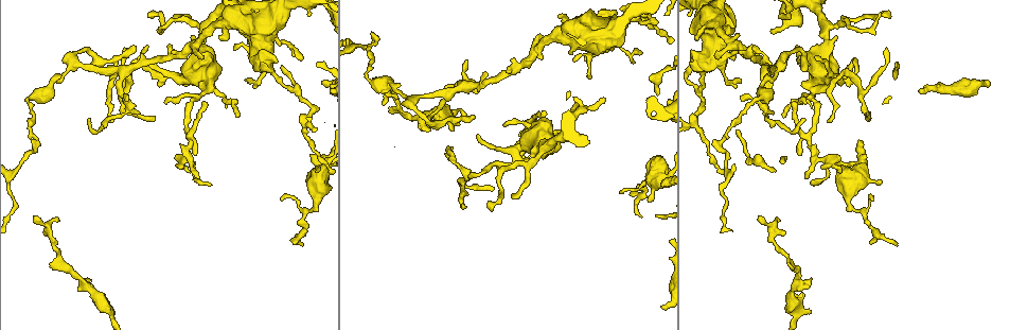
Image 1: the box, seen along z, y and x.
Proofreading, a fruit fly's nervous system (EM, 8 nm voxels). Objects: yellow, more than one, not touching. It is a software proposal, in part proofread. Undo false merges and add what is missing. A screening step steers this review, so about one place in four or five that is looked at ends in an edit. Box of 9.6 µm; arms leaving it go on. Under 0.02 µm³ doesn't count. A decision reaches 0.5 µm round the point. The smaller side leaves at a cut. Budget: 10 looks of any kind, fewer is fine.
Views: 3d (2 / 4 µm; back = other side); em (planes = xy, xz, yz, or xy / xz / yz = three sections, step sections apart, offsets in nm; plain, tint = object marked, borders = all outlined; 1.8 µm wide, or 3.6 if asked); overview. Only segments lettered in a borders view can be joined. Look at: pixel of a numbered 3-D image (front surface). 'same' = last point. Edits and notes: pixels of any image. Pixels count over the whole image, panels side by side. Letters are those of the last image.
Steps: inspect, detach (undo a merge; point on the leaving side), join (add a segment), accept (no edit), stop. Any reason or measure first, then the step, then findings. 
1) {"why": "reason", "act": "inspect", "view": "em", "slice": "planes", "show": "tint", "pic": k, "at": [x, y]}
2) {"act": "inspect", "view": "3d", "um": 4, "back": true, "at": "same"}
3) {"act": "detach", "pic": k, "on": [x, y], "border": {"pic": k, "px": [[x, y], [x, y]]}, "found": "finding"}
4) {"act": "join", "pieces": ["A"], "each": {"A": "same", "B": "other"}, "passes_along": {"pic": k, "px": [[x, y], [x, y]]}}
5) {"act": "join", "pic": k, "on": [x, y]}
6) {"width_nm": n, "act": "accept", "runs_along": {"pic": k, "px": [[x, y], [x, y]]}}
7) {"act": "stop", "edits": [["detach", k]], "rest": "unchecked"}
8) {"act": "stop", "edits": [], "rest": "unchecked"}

{"why": "sharp bend", "act": "inspect", "view": "3d", "um": 2, "back": true, "pic": 1, "at": [389, 83]}

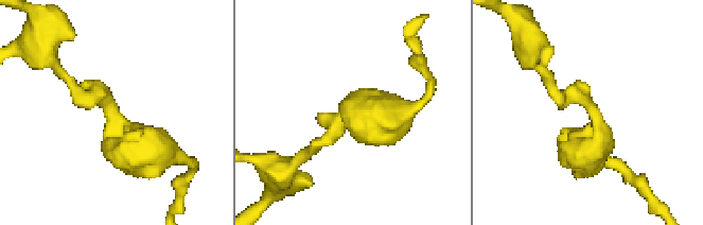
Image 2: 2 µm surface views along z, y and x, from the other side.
{"why": "need the tissue", "act": "inspect", "view": "em", "slice": "planes", "show": "tint", "pic": 2, "at": [347, 106]}

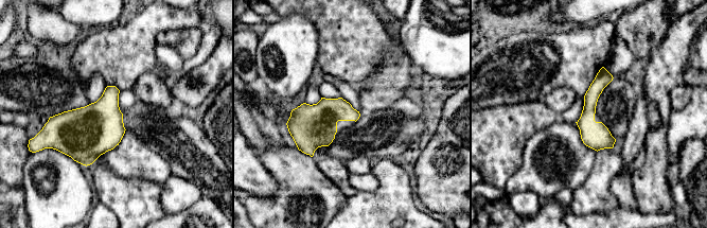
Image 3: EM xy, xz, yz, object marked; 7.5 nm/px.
{"why": "see the neighbours", "act": "inspect", "view": "em", "slice": "planes", "show": "borders", "at": "same"}

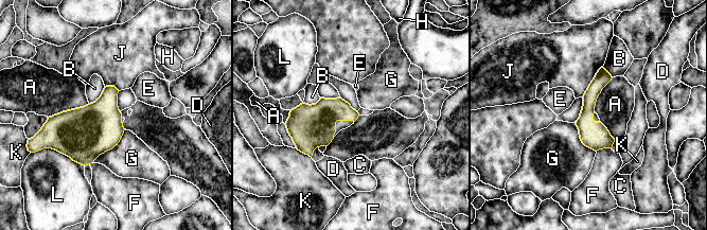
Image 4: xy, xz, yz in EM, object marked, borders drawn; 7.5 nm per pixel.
{"act": "accept", "each": {"A": "other", "B": "other", "C": "other", "D": "other", "E": "other", "F": "other", "G": "other", "H": "other", "J": "other", "K": "other", "L": "other"}, "border": {"pic": 4, "px": [[88, 103], [63, 110], [48, 118]]}, "found": "continuous, no second neuron"}

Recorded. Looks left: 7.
{"why": "free end", "act": "inspect", "view": "3d", "um": 4, "pic": 1, "at": [895, 245]}

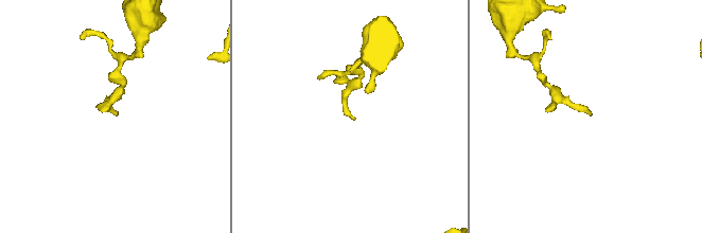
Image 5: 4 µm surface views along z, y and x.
{"act": "inspect", "view": "em", "slice": "planes", "show": "borders", "pic": 5, "at": [118, 112]}

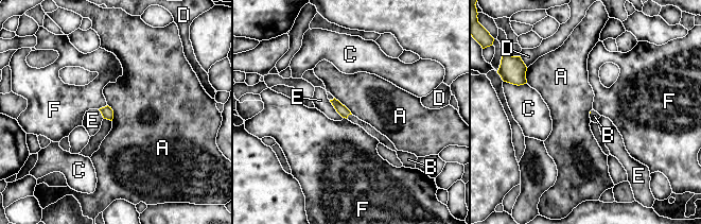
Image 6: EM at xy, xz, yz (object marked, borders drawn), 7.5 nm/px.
{"act": "join", "pieces": ["B"], "each": {"A": "other", "B": "same", "C": "other", "D": "other", "E": "other", "F": "other"}, "found": "it goes on there"}

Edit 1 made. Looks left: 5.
{"why": "free end", "act": "inspect", "view": "3d", "um": 2, "pic": 1, "at": [988, 80]}

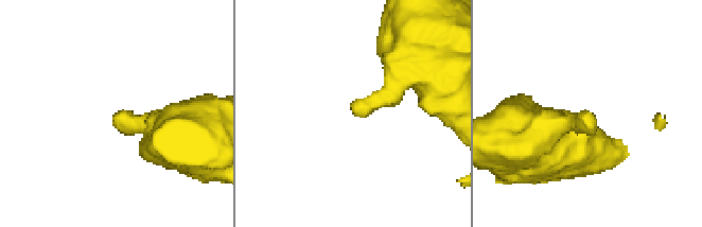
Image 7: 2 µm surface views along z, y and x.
{"act": "inspect", "view": "em", "slice": "yz", "step": 8, "show": "borders", "pic": 7, "at": [353, 111]}

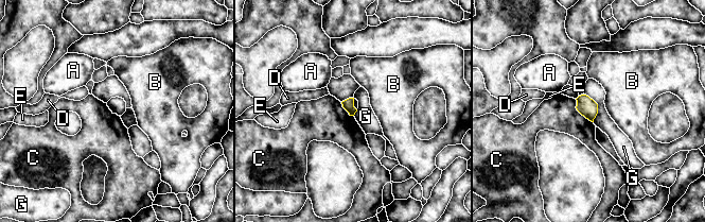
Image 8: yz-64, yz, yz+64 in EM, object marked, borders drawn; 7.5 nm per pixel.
{"act": "inspect", "view": "em", "slice": "planes", "show": "borders", "at": "same"}

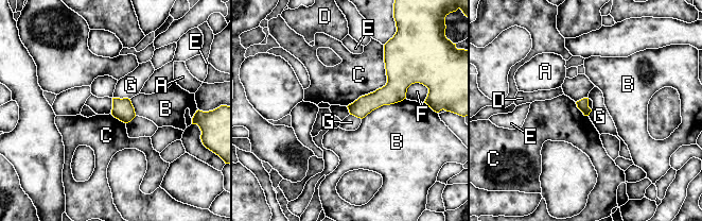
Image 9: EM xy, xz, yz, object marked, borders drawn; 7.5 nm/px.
{"act": "accept", "each": {"A": "other", "B": "other", "C": "other", "D": "other", "E": "other", "F": "other", "G": "other"}, "runs_along": {"pic": 9, "px": [[404, 78], [386, 96], [352, 112]]}, "found": "none of them fits"}

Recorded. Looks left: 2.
{"why": "abrupt turn", "act": "inspect", "view": "em", "slice": "planes", "show": "borders", "pic": 1, "at": [267, 66]}

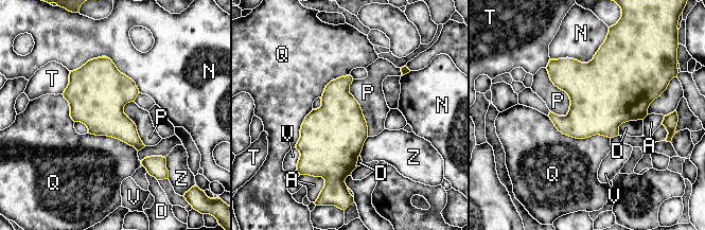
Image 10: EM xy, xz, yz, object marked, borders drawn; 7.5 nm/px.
{"act": "accept", "each": {"A": "other", "D": "other", "N": "other", "P": "other", "Q": "other", "T": "other", "V": "other", "Z": "other"}, "border": {"pic": 10, "px": [[545, 68], [568, 96], [565, 116]]}, "found": "one neuron here"}

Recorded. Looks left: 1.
{"act": "stop", "edits": [["join", 6]], "rest": "unchecked"}

